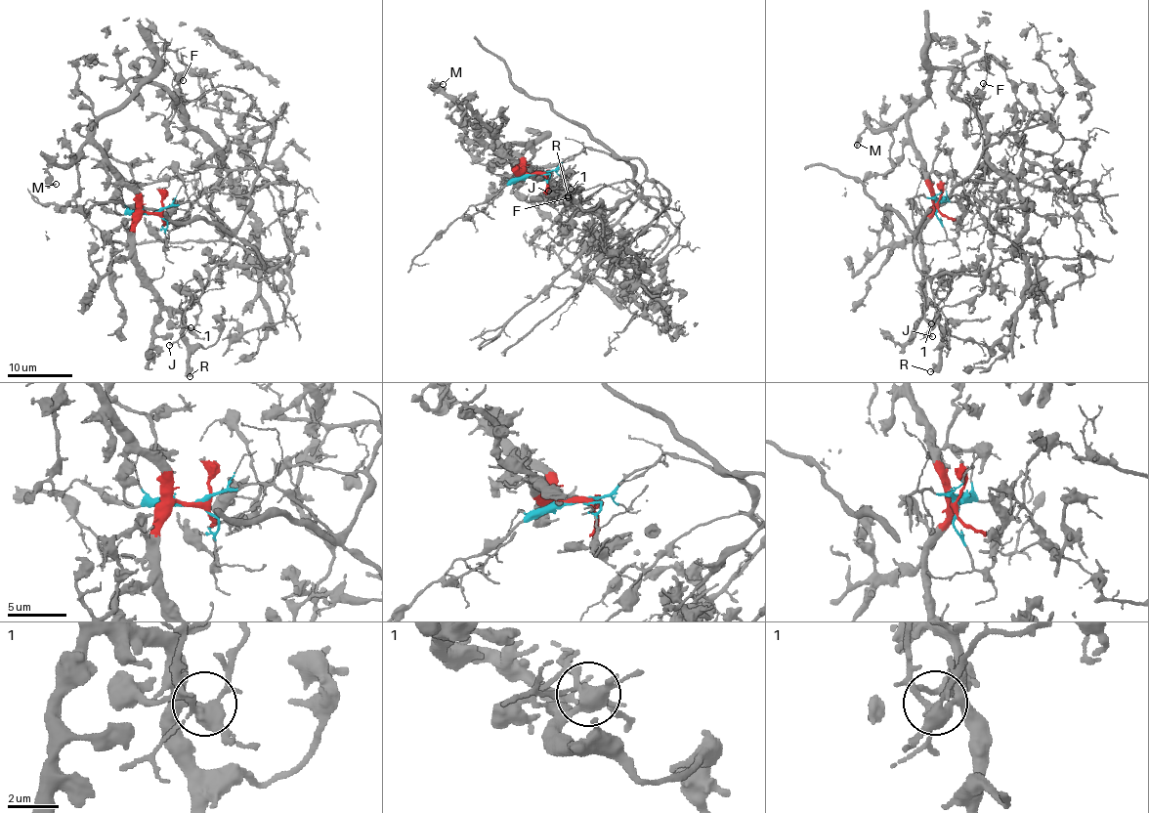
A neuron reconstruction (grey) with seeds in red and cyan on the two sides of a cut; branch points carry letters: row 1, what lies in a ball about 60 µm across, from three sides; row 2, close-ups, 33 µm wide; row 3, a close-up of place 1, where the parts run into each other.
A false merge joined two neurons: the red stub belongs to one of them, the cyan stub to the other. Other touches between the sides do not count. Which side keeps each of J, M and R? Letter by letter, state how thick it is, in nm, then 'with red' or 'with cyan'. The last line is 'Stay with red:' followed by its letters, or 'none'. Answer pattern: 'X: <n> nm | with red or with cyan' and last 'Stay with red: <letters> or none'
J: 150 nm | with cyan
M: 200 nm | with red
R: 380 nm | with red
Stay with red: M, R

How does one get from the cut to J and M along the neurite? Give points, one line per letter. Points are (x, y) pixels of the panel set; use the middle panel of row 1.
J: (535, 174), (589, 148), (645, 168), (644, 181), (585, 235), (572, 215), (577, 192), (548, 192)
M: (535, 174), (529, 174), (496, 137), (488, 135), (459, 111), (456, 104), (435, 90), (438, 85), (443, 84)

